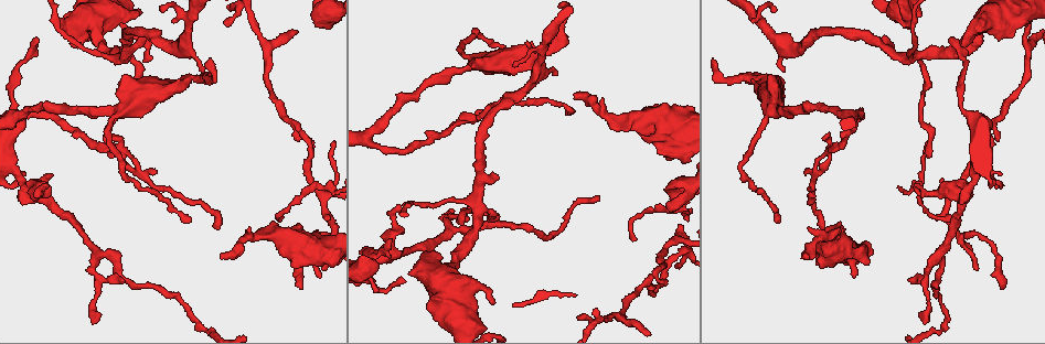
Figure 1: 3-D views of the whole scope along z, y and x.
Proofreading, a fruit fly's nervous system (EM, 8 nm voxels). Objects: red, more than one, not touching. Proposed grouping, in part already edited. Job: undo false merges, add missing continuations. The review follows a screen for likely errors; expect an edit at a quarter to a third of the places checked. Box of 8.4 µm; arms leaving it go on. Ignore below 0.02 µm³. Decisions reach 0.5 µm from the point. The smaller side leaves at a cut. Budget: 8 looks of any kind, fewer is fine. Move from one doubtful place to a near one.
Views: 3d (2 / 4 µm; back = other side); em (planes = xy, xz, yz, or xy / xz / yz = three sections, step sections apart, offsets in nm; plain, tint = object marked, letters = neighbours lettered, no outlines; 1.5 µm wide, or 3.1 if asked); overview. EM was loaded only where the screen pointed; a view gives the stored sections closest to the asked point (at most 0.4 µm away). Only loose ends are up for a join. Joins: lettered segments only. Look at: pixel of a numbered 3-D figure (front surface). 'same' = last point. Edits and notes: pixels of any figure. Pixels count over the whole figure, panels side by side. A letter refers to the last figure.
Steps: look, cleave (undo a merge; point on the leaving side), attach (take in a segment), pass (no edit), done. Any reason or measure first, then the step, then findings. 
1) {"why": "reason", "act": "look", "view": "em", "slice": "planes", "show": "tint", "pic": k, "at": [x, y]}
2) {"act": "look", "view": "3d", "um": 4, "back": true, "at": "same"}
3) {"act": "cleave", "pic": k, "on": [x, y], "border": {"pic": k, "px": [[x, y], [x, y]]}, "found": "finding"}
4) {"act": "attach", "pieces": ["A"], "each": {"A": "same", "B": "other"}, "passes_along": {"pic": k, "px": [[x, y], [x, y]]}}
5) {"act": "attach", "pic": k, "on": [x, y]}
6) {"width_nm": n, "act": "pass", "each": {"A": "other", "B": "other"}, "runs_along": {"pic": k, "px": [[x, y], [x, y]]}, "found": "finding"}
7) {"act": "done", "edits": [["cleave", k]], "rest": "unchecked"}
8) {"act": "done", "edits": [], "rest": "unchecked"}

{"why": "free end", "act": "look", "view": "3d", "um": 4, "pic": 1, "at": [313, 14]}

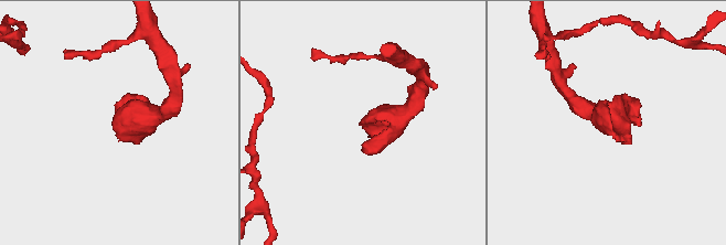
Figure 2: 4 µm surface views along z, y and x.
{"act": "look", "view": "em", "slice": "xy", "step": 4, "show": "letters", "pic": 2, "at": [360, 122]}

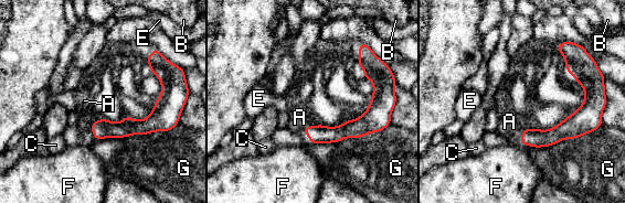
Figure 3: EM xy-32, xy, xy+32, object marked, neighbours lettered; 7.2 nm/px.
{"act": "attach", "pieces": ["A"], "each": {"A": "same", "B": "other", "C": "other", "E": "other", "F": "other", "G": "other"}, "found": "the cell continues"}

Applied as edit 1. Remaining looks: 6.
{"act": "look", "view": "overview"}

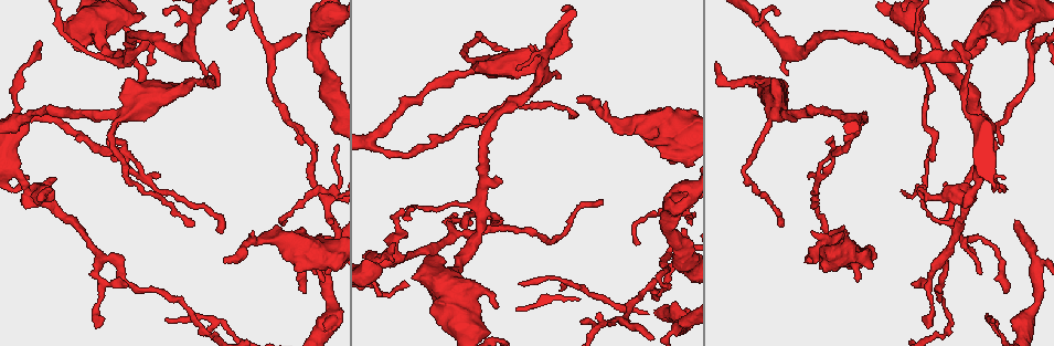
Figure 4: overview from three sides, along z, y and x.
{"why": "abrupt turn", "act": "look", "view": "3d", "um": 4, "pic": 4, "at": [606, 324]}

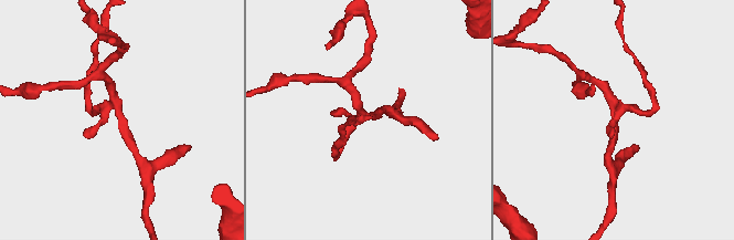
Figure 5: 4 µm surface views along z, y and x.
{"act": "look", "view": "em", "slice": "xy", "step": 8, "show": "tint", "pic": 5, "at": [612, 114]}

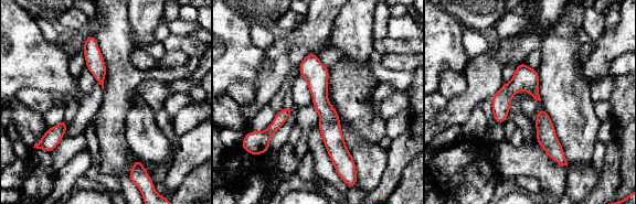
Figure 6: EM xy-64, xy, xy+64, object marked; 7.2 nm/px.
{"why": "another direction", "act": "look", "view": "em", "slice": "planes", "show": "letters", "at": "same"}

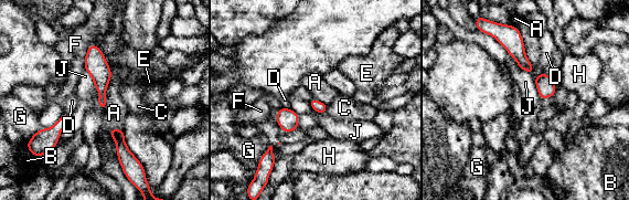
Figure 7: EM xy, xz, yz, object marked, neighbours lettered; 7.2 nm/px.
{"width_nm": 20, "longest_contact_nm": ["A", 460], "act": "pass", "each": {"A": "other", "B": "other", "C": "other", "D": "other", "E": "other", "F": "other", "G": "other", "H": "other", "J": "other"}, "found": "continuous, no second cell"}

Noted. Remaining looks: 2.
{"why": "thick turns thin", "act": "look", "view": "em", "slice": "planes", "show": "letters", "pic": 4, "at": [18, 108]}

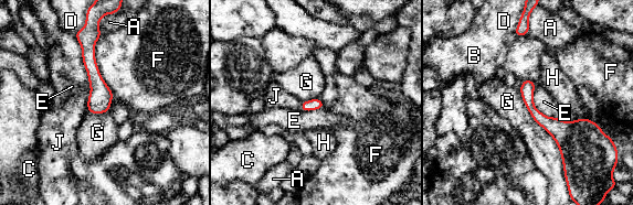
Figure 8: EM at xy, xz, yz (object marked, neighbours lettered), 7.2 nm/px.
{"act": "pass", "each": {"A": "other", "B": "other", "C": "other", "D": "other", "E": "other", "F": "other", "G": "other", "H": "other", "J": "other"}, "border": {"pic": 8, "px": [[535, 85], [534, 105], [556, 117]]}, "found": "continuous, no second cell"}

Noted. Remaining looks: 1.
{"act": "done", "edits": [["attach", 3]], "rest": "unchecked"}

